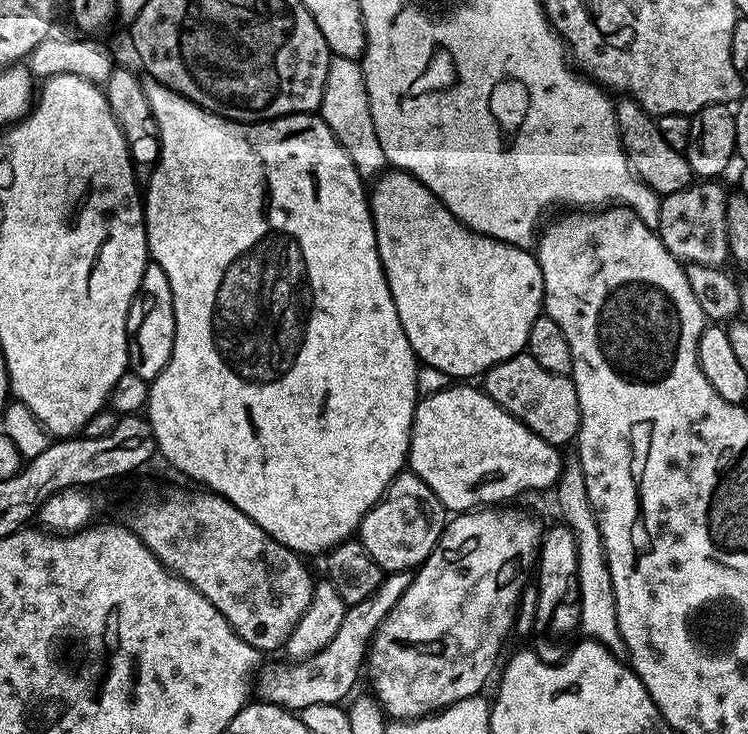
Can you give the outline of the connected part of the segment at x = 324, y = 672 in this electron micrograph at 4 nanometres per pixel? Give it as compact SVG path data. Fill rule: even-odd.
M411 571L387 573L381 579L378 590L374 590L366 598L362 598L362 602L351 605L345 611L342 626L338 626L338 634L334 634L334 638L330 638L328 645L320 652L315 652L305 660L289 663L289 668L284 664L265 663L258 672L260 692L264 695L261 697L267 703L278 704L289 710L314 706L314 702L340 704L347 701L353 695L352 687L355 686L356 679L362 676L368 646L372 643L378 626L388 617L390 610L394 610L398 598L406 594L406 586L410 586L412 578Z

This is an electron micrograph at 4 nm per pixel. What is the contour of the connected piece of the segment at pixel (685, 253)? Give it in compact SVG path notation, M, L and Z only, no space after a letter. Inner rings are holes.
M692 182L687 188L679 188L660 202L661 242L685 265L701 264L707 268L723 265L729 259L726 242L726 202L729 193L720 182Z

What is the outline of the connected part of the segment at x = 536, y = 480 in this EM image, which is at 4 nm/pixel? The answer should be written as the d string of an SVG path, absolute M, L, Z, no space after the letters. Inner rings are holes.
M456 382L438 390L438 394L423 397L416 405L412 419L412 437L408 440L407 467L426 486L449 513L459 514L477 508L504 506L523 492L551 489L560 479L561 449L534 434L517 416L511 416L494 398L485 394L483 387L471 388L471 383Z

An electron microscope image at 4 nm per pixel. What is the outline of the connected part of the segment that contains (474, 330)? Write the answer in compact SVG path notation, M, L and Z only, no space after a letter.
M388 170L376 176L374 183L370 207L376 223L378 254L402 330L406 330L417 361L442 370L450 378L472 378L468 376L479 377L498 362L521 355L528 346L530 326L544 306L542 270L535 255L528 248L473 232L409 172Z

